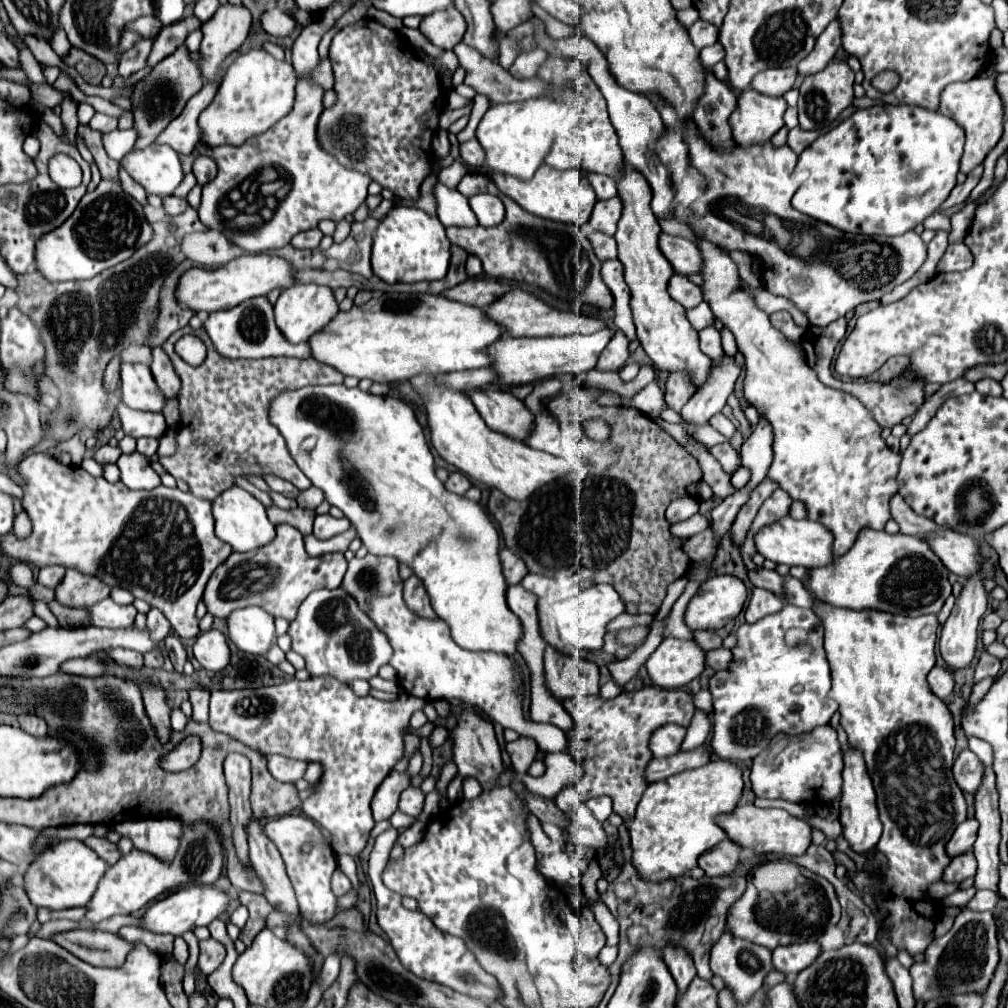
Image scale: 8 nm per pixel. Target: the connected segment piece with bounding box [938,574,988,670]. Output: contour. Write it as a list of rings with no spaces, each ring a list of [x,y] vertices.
[[[978,574],[970,576],[968,584],[964,584],[962,594],[954,604],[954,610],[952,610],[950,618],[946,620],[946,624],[942,628],[942,636],[940,636],[940,642],[938,642],[940,644],[940,654],[942,654],[948,668],[962,670],[974,660],[976,640],[978,640],[978,624],[980,624],[980,618],[986,612],[986,604],[988,604],[988,596],[986,596],[986,592],[982,588],[980,576]]]

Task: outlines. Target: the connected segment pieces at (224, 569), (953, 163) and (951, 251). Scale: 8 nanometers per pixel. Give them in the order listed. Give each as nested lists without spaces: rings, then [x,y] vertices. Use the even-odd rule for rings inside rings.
[[[276,526],[276,538],[272,544],[252,550],[248,554],[232,552],[210,576],[204,592],[204,604],[208,612],[216,618],[228,618],[230,612],[246,606],[260,606],[272,616],[282,616],[294,620],[302,600],[320,588],[334,590],[342,584],[346,572],[344,554],[324,554],[324,556],[308,556],[304,550],[302,534],[288,526]]]
[[[890,104],[858,110],[798,156],[794,172],[804,172],[804,182],[792,206],[844,232],[902,236],[948,198],[956,186],[962,148],[962,128],[940,112]]]
[[[952,242],[942,260],[938,262],[938,272],[960,272],[972,266],[972,252],[964,242]]]

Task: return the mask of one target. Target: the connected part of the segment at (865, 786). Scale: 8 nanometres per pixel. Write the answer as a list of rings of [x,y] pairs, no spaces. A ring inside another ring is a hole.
[[[852,748],[844,756],[844,784],[842,784],[842,800],[840,800],[840,822],[844,828],[844,838],[848,840],[850,848],[856,854],[866,854],[870,852],[880,836],[882,836],[882,822],[878,818],[878,808],[876,808],[876,794],[872,788],[872,780],[866,772],[866,764],[858,752]]]

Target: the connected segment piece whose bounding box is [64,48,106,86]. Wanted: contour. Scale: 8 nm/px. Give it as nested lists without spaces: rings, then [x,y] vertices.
[[[72,48],[72,50],[70,50],[70,56],[64,58],[64,62],[66,62],[68,66],[76,68],[78,74],[80,74],[88,84],[94,84],[94,86],[100,86],[104,74],[106,74],[106,66],[104,66],[98,58],[90,56],[90,54],[86,54],[86,52],[78,50],[78,48]]]

